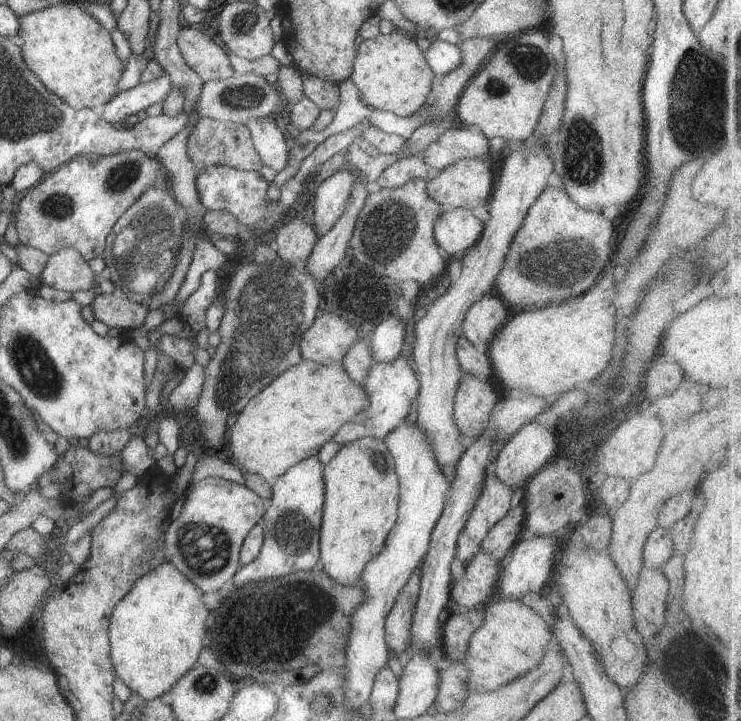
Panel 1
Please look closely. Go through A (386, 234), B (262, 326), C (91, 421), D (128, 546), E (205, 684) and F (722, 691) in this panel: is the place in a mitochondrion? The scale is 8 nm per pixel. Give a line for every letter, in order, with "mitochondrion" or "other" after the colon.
A: mitochondrion
B: mitochondrion
C: other
D: other
E: mitochondrion
F: mitochondrion

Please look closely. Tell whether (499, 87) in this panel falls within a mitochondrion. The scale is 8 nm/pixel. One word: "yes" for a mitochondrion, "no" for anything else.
yes

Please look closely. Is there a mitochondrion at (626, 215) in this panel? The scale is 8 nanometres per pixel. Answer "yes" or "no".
no

